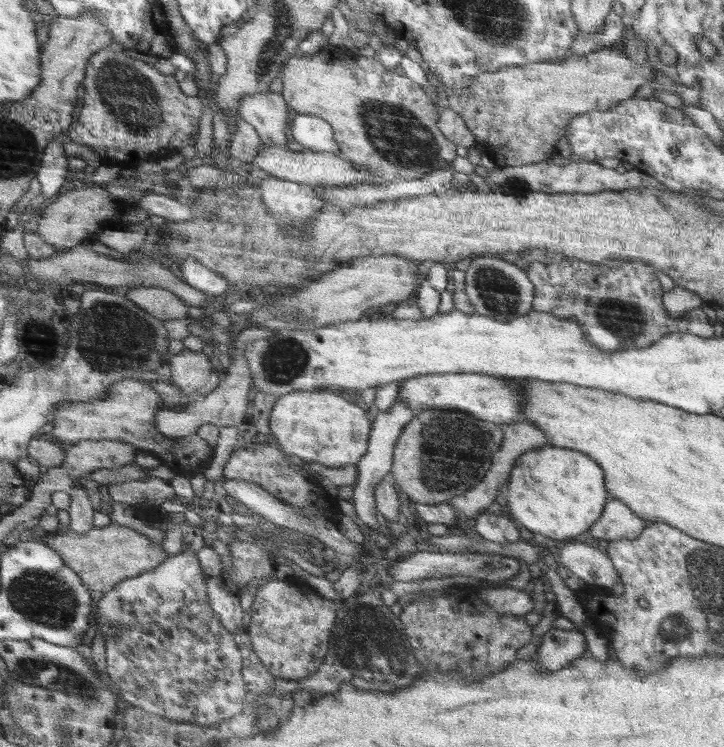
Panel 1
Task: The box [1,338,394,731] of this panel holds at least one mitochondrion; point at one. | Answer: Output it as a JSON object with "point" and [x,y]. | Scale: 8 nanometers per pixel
{"point":[41,596]}

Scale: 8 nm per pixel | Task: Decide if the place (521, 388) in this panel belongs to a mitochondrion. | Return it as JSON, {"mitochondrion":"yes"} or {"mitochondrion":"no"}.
{"mitochondrion":"no"}

